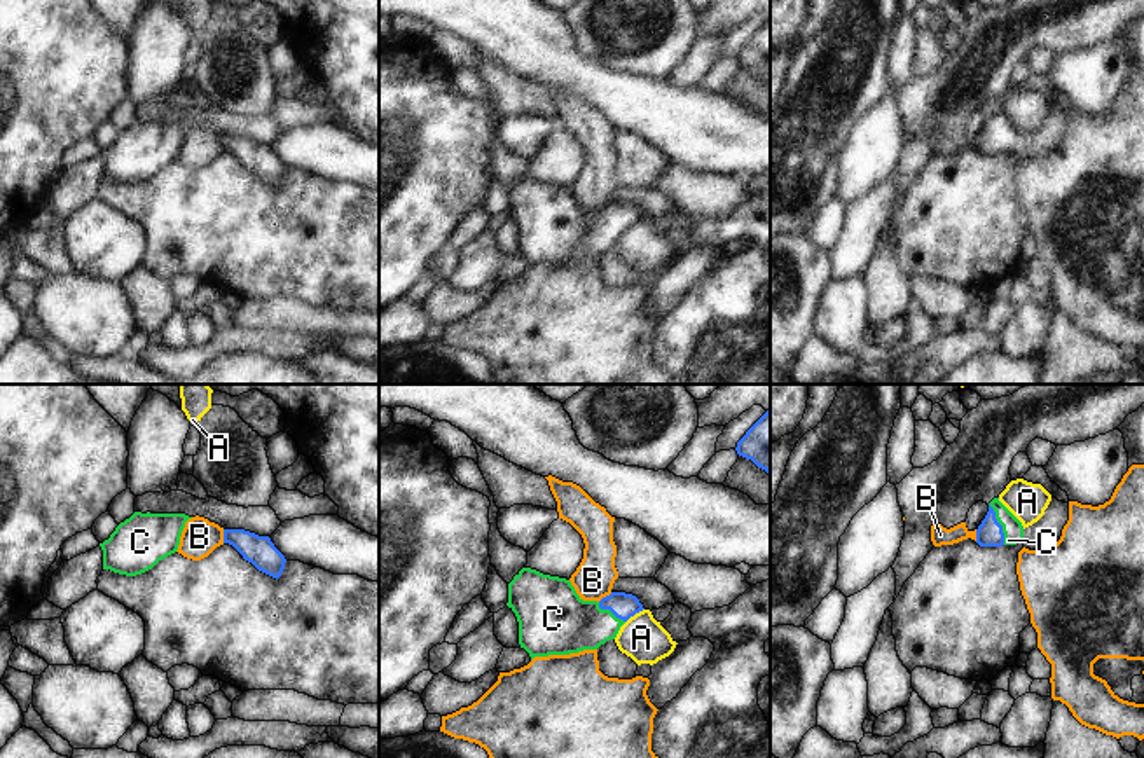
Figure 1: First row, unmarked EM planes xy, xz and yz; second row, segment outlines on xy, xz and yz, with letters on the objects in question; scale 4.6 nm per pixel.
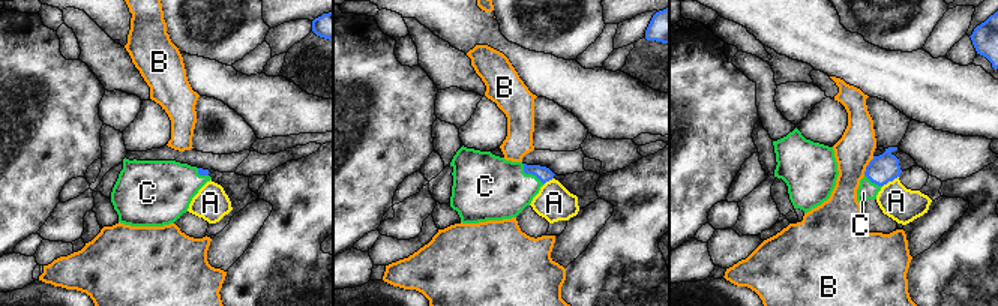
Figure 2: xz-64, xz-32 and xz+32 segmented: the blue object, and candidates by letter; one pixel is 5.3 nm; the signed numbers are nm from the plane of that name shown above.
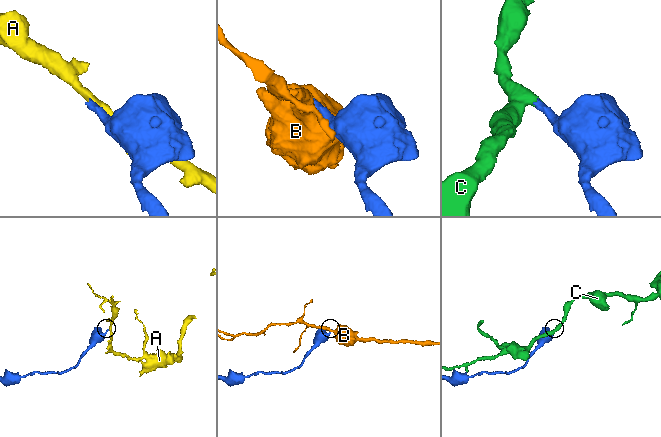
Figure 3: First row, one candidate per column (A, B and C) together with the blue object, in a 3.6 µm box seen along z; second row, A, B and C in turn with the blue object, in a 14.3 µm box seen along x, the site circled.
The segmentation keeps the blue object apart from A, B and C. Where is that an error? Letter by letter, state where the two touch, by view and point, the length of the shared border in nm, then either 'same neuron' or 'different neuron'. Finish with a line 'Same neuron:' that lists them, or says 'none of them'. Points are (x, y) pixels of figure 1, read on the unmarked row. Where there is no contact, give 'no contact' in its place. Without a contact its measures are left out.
A: xz (634, 222) | 110 nm | different neuron
B: xy (224, 145) | 60 nm | different neuron
C: yz (999, 133) | 200 nm | same neuron
Same neuron: C

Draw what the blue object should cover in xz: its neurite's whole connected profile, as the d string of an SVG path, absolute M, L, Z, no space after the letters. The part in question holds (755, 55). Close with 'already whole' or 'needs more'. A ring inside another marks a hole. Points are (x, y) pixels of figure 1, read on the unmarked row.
M770 19L746 40L735 59L770 84Z; already whole

